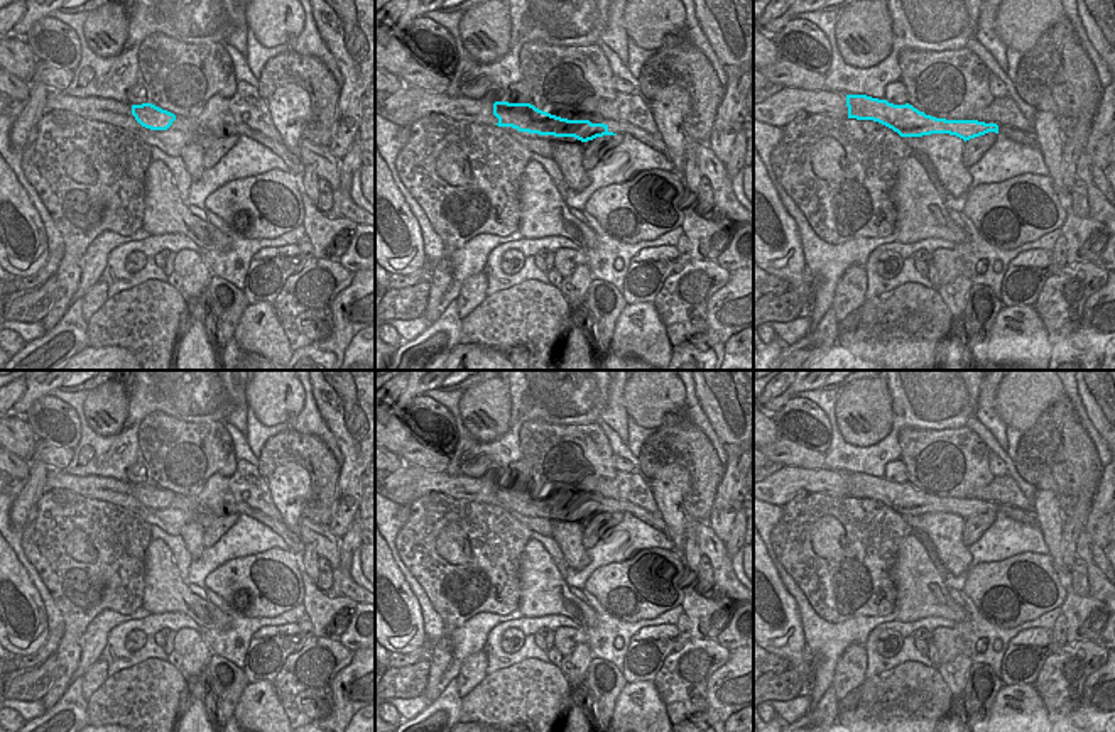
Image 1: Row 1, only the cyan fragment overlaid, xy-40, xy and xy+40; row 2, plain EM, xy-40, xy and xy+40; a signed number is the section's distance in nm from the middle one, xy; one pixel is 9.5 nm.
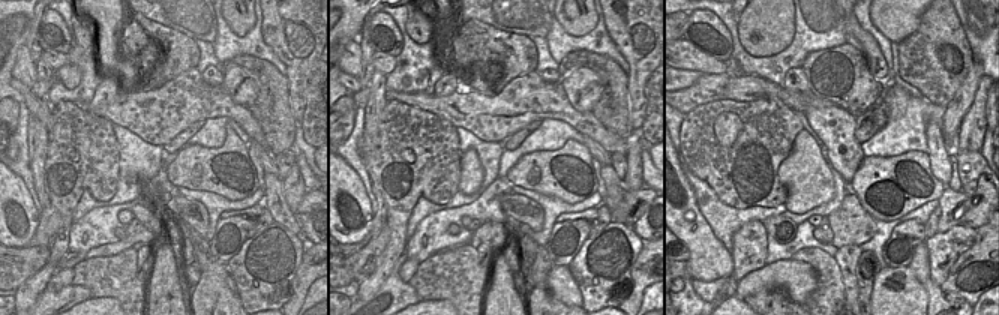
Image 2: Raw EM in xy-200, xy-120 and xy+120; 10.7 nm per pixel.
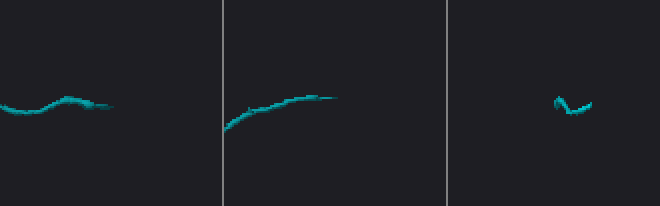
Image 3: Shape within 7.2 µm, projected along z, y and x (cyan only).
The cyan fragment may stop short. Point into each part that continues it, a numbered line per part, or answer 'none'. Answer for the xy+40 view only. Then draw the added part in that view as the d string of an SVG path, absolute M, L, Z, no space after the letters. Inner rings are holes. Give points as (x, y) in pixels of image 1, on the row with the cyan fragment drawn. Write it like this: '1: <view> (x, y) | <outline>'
1: xy+40 (1014, 134) | M998 125L998 134L1005 135L1007 139L1024 144L1024 145L1031 145L1031 147L1039 147L1037 137L1032 132L1022 132L1019 128L1009 127L1009 125Z

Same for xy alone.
1: xy (629, 131) | M605 123L605 125L608 127L608 132L613 132L617 135L623 135L639 144L644 144L644 145L654 149L655 152L659 152L666 161L669 161L667 147L664 145L659 134L650 135L650 134L644 132L642 128L637 128L630 123Z

